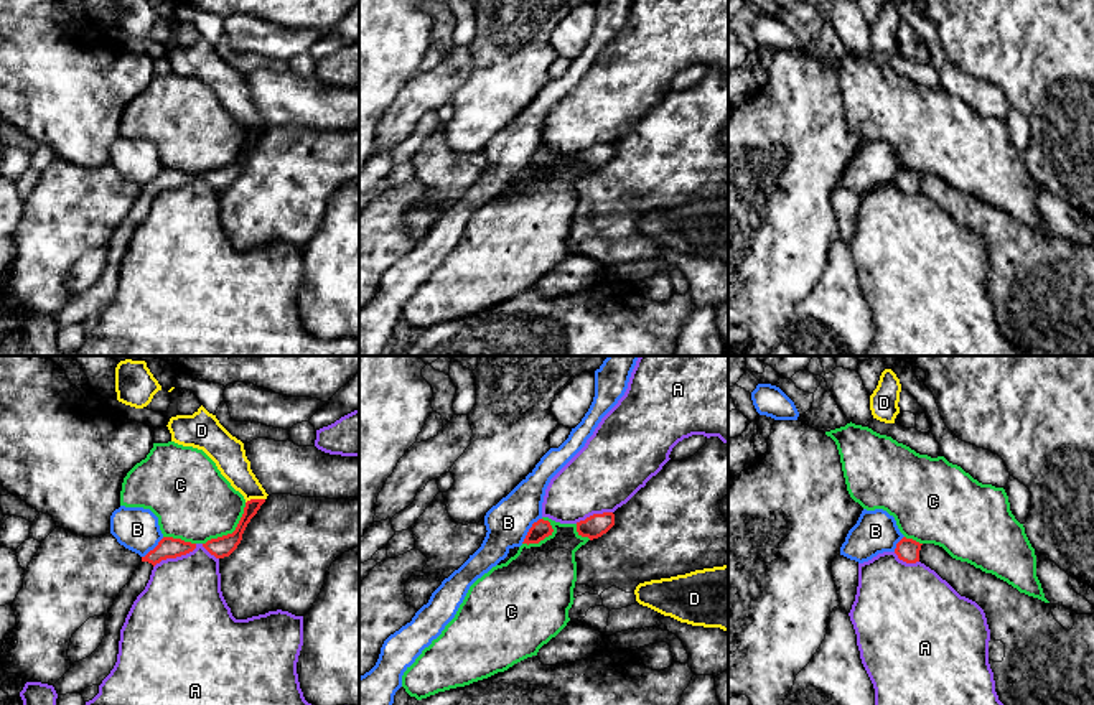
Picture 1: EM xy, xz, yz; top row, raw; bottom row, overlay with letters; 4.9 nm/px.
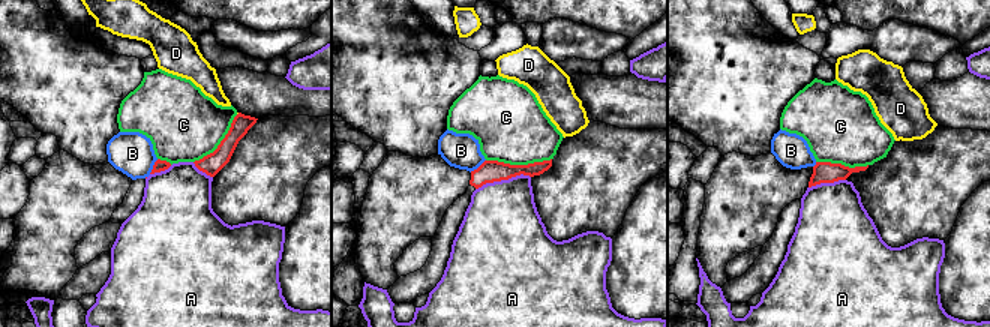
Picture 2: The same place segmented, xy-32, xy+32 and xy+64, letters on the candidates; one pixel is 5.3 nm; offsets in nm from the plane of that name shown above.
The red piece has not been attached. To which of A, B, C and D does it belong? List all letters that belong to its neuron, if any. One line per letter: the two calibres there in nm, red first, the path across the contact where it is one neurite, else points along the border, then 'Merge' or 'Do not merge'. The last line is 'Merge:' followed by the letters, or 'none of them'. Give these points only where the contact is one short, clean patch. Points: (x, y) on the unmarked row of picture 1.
A: Thickness 110 nm (red) against 400 nm. Do not merge
B: Thickness 90 nm (red) against 220 nm. Boundary: xz (541, 149), (521, 173). Do not merge
C: Thickness 100 nm (red) against 380 nm. Do not merge
D: Thickness 90 nm (red) against 160 nm. Boundary: xy (264, 129), (251, 129), (246, 134). Do not merge
Merge: none of them

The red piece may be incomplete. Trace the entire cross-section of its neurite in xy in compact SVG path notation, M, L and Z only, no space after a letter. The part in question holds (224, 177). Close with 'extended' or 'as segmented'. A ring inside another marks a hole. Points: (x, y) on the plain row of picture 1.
M250 130L245 133L244 138L244 145L236 158L236 161L232 165L217 168L217 170L211 170L206 175L203 175L203 178L214 186L216 189L224 189L229 188L237 176L242 171L242 165L247 158L247 155L250 153L250 150L257 145L257 142L260 140L260 137L265 133L265 130Z; as segmented

